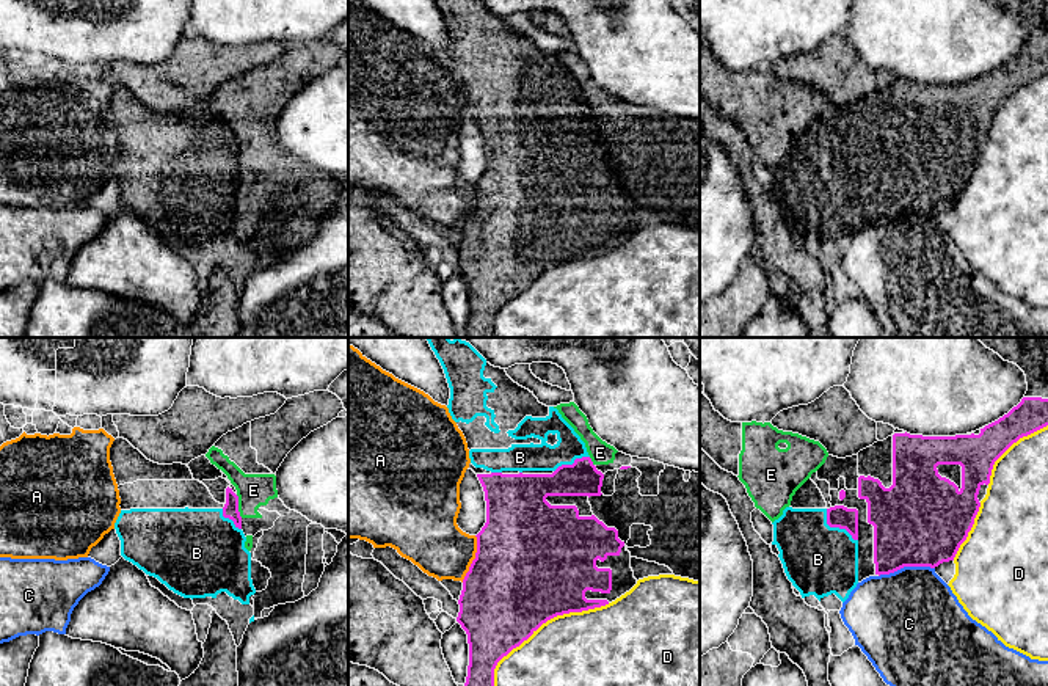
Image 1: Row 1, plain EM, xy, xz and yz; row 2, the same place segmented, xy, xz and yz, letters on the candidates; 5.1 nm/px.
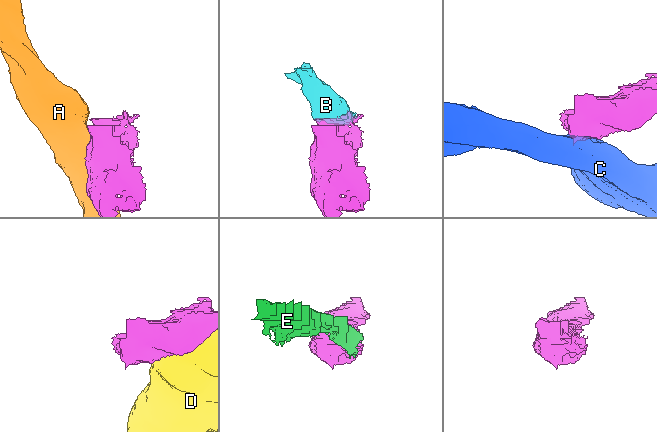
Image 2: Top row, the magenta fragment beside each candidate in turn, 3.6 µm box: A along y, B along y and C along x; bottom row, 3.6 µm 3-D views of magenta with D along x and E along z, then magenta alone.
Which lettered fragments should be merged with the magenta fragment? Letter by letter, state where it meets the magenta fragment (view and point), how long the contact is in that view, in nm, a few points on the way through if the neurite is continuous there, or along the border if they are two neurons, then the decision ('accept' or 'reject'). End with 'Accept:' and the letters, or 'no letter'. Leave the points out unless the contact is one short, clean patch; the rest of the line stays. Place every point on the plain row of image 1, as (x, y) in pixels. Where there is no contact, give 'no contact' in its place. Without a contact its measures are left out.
A: contact xz (474, 207); length 260 nm; reject
B: contact yz (835, 175); length 240 nm; accept
C: contact yz (906, 214); length 300 nm; reject
D: contact xz (540, 273); length 750 nm; reject
E: contact xy (237, 154); length 120 nm; border xy (236, 143), (242, 165); reject
Accept: B

